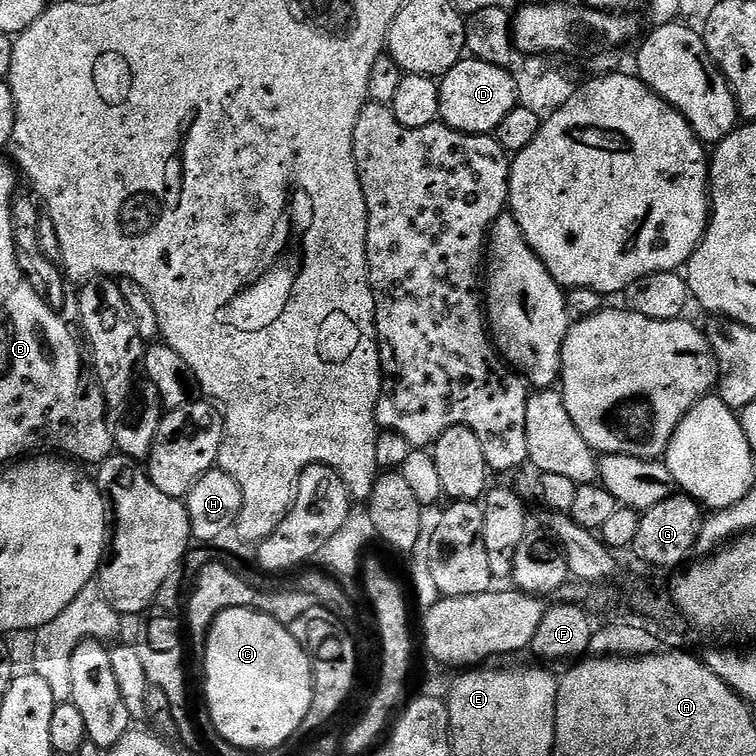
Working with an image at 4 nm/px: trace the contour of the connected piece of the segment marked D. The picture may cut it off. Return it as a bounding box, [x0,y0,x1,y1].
[439,58,517,134]

